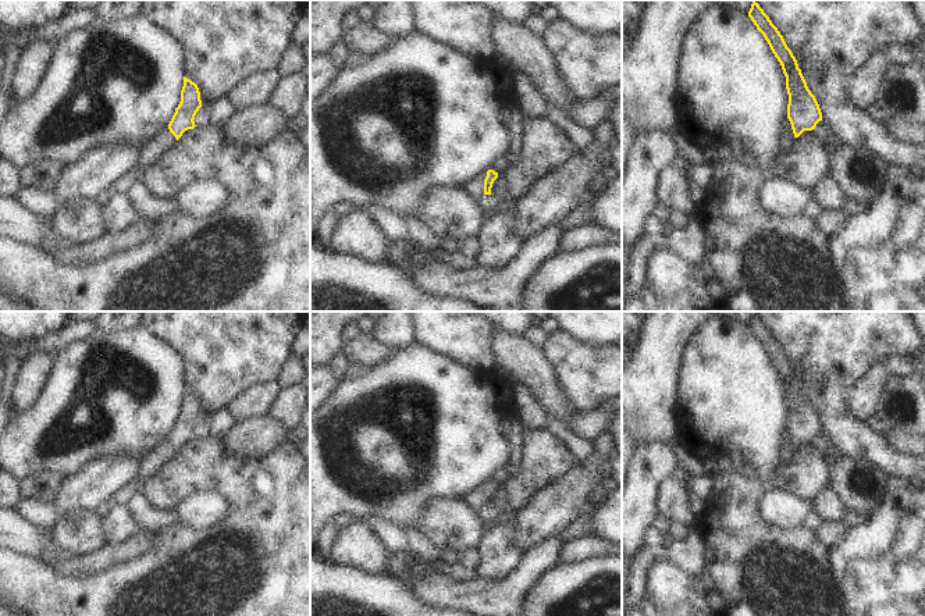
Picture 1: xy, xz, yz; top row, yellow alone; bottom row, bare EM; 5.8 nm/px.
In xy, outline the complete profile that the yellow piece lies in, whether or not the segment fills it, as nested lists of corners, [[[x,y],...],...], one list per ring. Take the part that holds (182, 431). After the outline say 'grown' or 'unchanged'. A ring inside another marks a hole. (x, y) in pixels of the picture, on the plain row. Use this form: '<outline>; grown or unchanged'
[[[184,388],[181,413],[168,438],[139,460],[138,471],[129,484],[142,484],[170,460],[185,442],[193,441],[196,438],[193,431],[200,419],[202,412],[198,396]]]; grown

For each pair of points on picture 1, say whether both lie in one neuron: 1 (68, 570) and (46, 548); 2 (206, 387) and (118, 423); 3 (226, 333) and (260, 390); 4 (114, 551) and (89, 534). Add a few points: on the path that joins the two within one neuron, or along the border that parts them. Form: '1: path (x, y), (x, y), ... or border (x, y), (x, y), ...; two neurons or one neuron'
1: border (63, 556), (52, 565); two neurons
2: border (178, 355), (182, 359), (184, 387); two neurons
3: border (273, 378), (251, 384), (228, 401); two neurons
4: border (103, 544), (93, 551), (73, 558); two neurons

